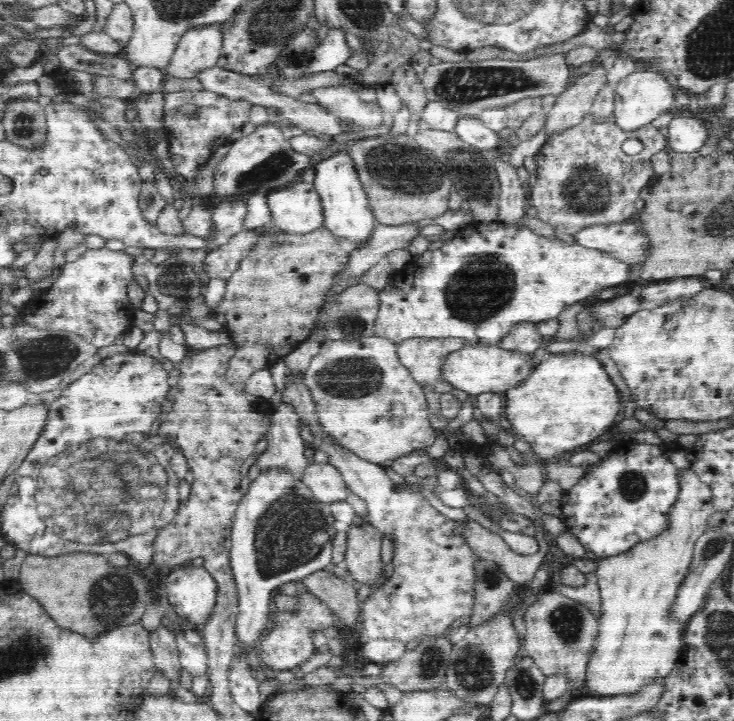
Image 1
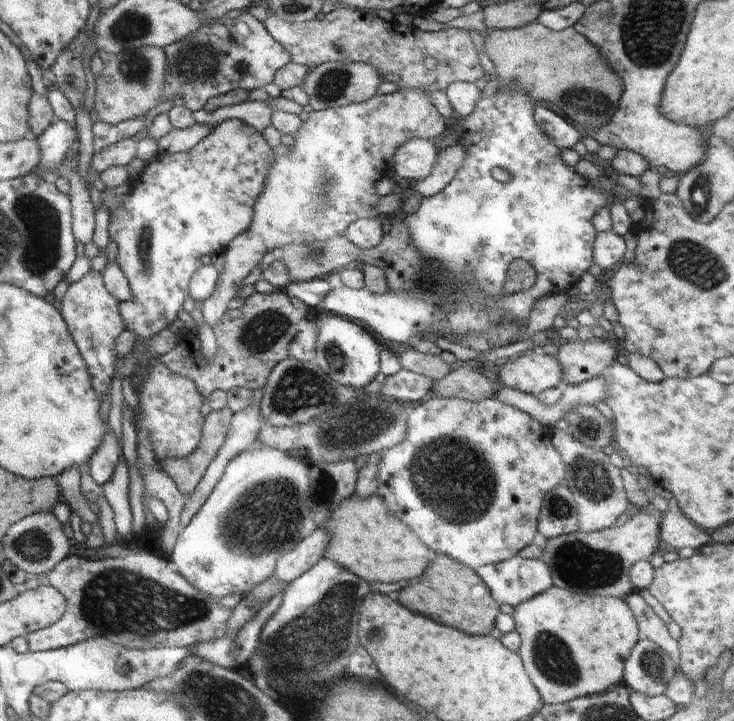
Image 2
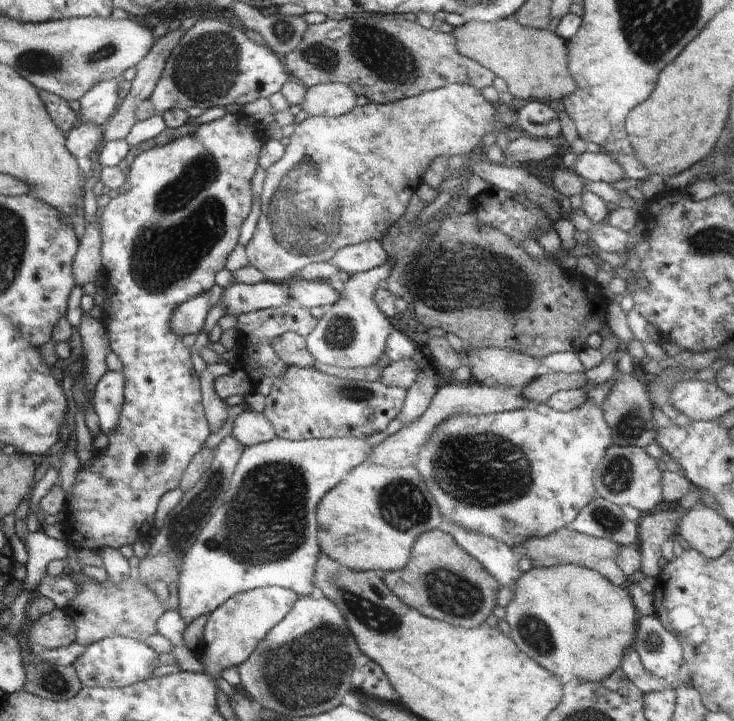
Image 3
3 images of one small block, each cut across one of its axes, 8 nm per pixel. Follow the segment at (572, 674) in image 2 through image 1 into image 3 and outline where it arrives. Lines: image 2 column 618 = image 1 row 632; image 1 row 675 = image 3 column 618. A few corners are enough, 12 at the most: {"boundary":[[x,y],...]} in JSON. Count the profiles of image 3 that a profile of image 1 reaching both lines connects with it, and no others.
{"boundary":[[533,567],[510,638],[556,676],[621,668],[639,619],[626,585]]}

